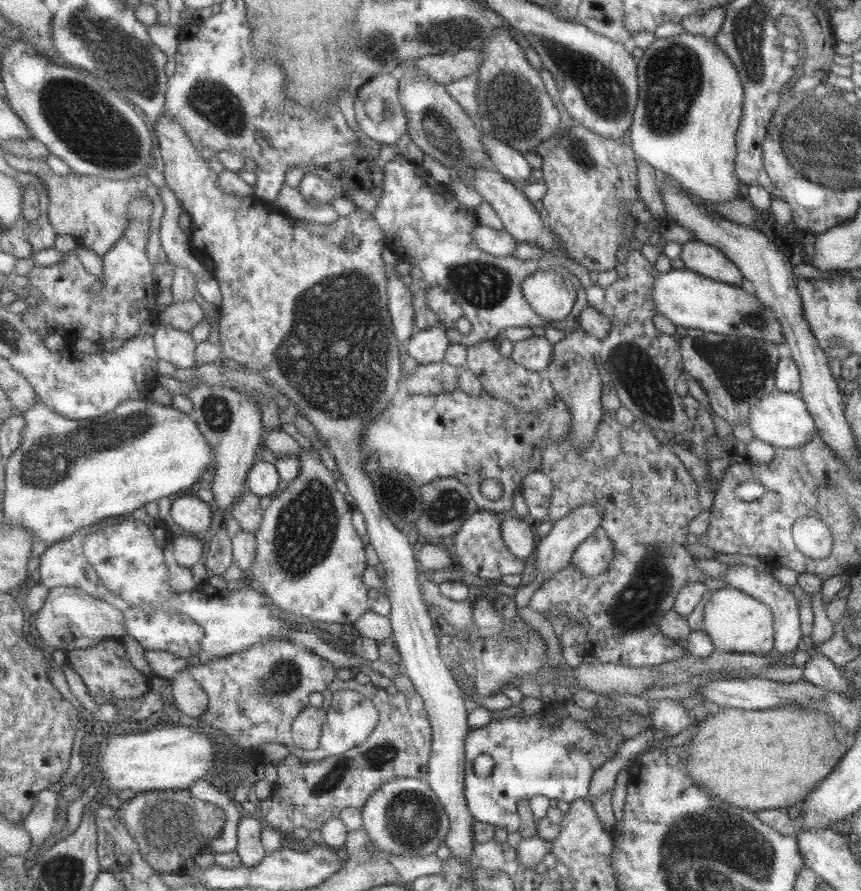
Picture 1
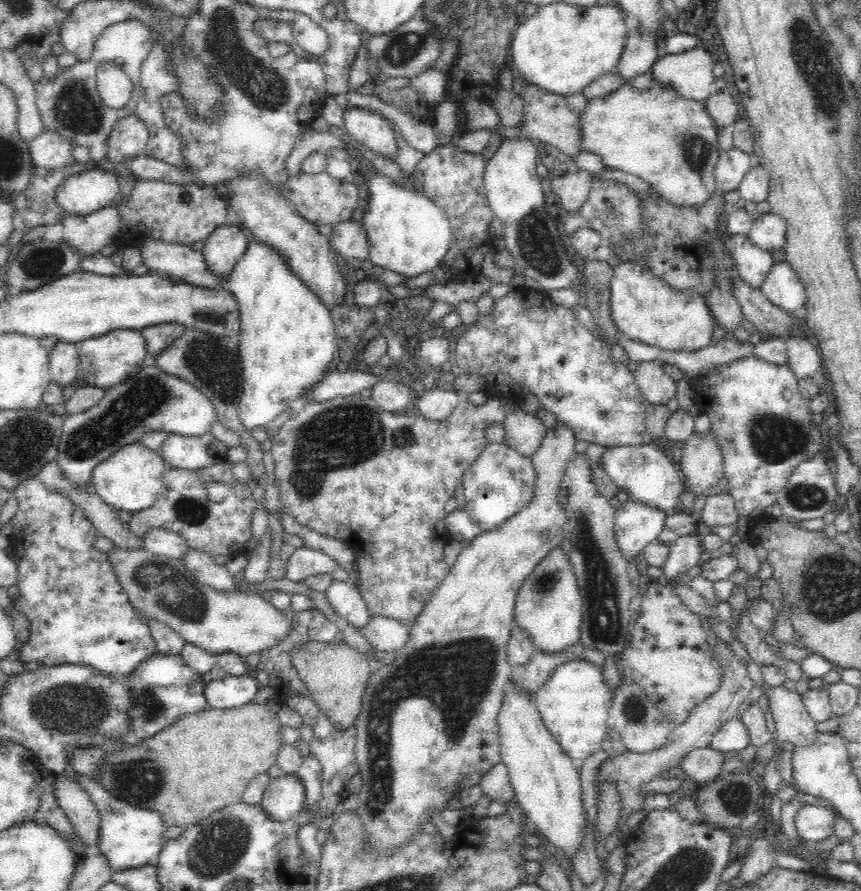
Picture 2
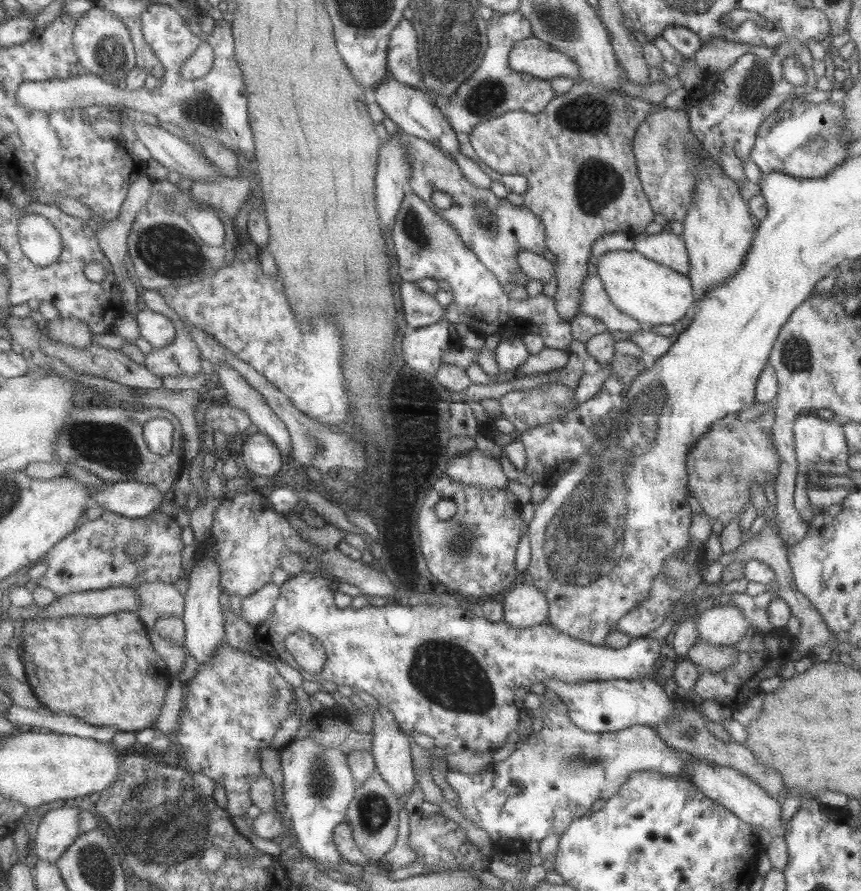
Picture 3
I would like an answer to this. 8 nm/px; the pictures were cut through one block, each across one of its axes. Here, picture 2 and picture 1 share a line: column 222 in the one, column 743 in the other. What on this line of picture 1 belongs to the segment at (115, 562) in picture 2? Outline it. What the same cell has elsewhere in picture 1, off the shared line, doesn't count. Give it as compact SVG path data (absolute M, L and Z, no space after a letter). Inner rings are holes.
M726 586L712 591L704 604L701 625L714 648L725 652L761 656L767 655L771 652L771 648L774 648L771 611L762 602L733 587Z

